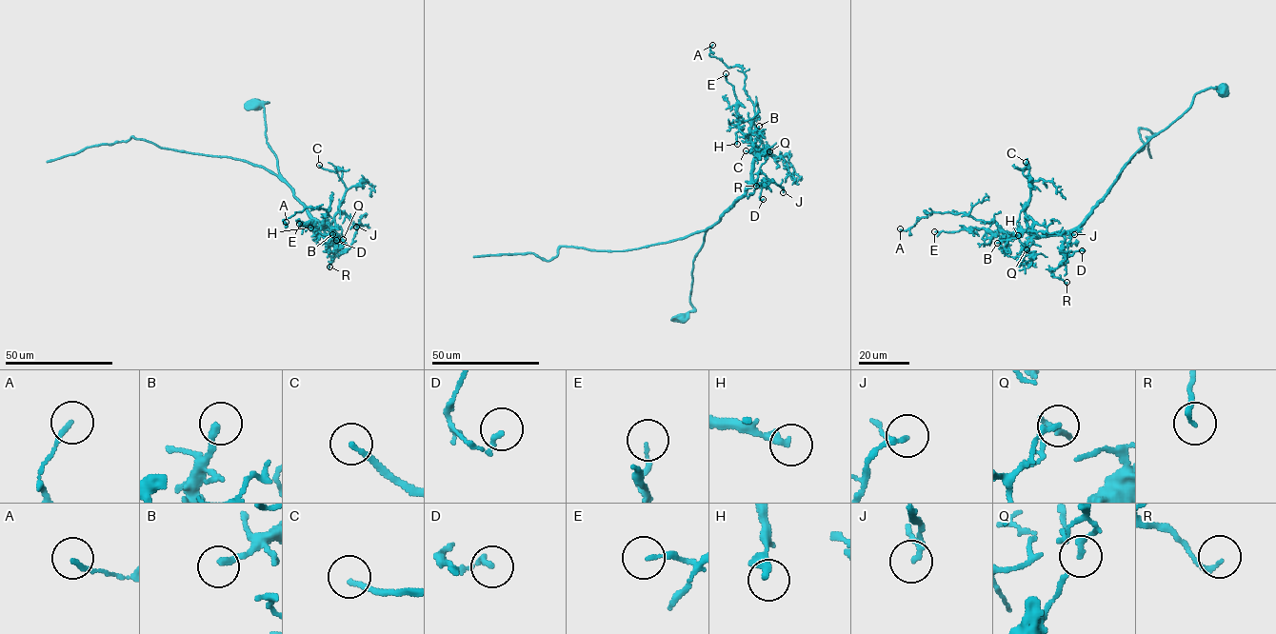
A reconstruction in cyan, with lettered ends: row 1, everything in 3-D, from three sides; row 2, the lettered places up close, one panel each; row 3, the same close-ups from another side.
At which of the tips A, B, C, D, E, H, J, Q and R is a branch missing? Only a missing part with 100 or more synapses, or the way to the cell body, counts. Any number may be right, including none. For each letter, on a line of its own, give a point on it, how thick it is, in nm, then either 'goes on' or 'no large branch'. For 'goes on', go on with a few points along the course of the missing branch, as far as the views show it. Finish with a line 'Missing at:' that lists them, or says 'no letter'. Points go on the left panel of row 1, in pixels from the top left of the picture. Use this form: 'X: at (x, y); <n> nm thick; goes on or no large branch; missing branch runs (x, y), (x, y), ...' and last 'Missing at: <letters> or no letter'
A: at (286, 222); 150 nm thick; no large branch
B: at (332, 234); 240 nm thick; no large branch
C: at (319, 165); 170 nm thick; no large branch
D: at (336, 240); 180 nm thick; no large branch
E: at (299, 224); 120 nm thick; no large branch
H: at (310, 227); 320 nm thick; no large branch
J: at (356, 227); 140 nm thick; no large branch
Q: at (343, 239); 200 nm thick; no large branch
R: at (329, 267); 170 nm thick; no large branch
Missing at: no letter

